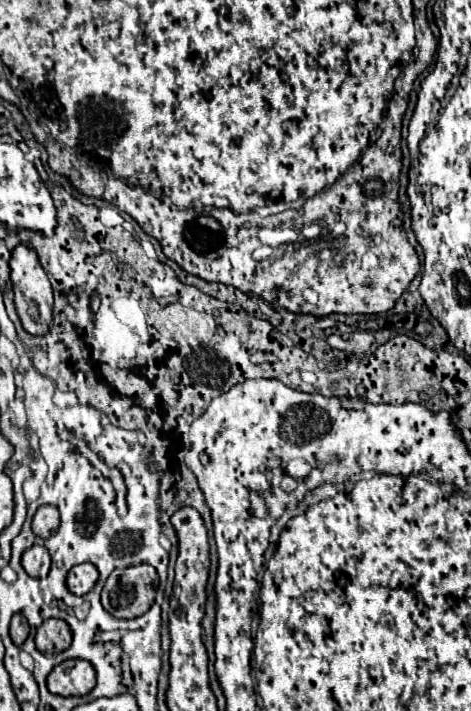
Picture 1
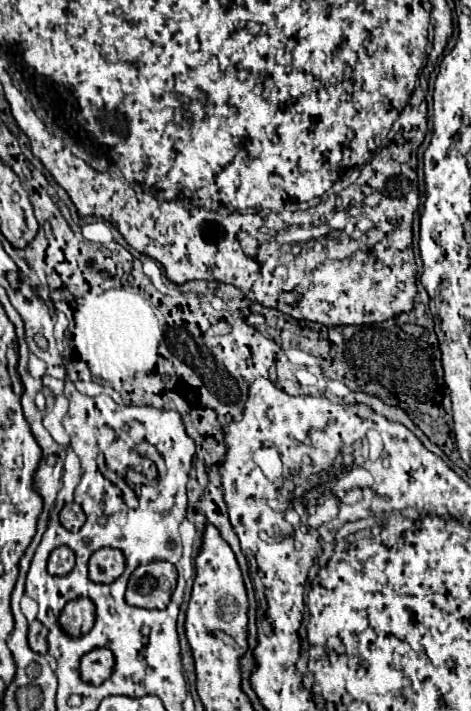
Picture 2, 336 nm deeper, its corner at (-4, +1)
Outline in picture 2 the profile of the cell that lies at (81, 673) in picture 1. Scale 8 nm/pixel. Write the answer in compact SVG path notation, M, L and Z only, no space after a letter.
M106 647L94 649L82 657L82 663L80 663L82 679L92 685L104 683L112 675L112 671L114 671L114 655Z

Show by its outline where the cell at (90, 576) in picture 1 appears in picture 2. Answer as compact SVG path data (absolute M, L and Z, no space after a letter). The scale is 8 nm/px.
M98 549L88 563L90 579L96 583L112 583L124 573L124 555L120 549Z

